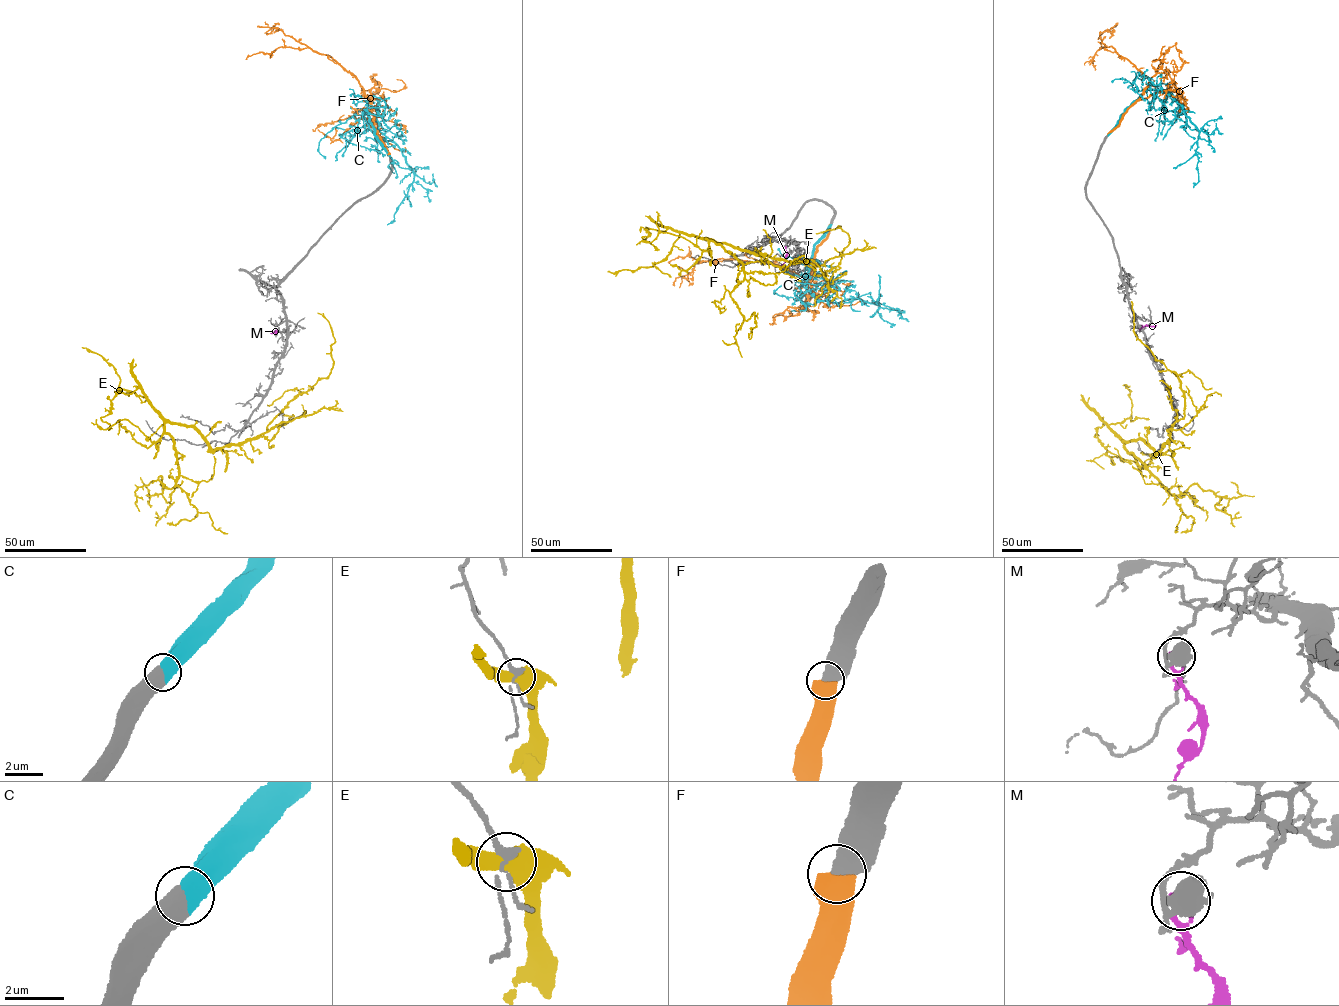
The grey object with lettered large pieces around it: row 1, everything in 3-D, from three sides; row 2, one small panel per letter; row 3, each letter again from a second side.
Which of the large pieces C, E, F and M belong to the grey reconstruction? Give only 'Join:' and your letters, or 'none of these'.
Join: C

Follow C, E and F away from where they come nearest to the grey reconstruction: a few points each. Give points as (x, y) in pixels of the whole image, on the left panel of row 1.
C: (389, 155), (366, 114), (363, 116), (379, 138), (398, 146), (414, 175), (394, 220), (387, 224)
E: (282, 422), (213, 450), (192, 427), (167, 422), (178, 475), (168, 489), (158, 477), (169, 505), (154, 517)
F: (389, 154), (378, 135), (362, 88), (329, 56), (308, 48), (282, 47), (246, 59)

